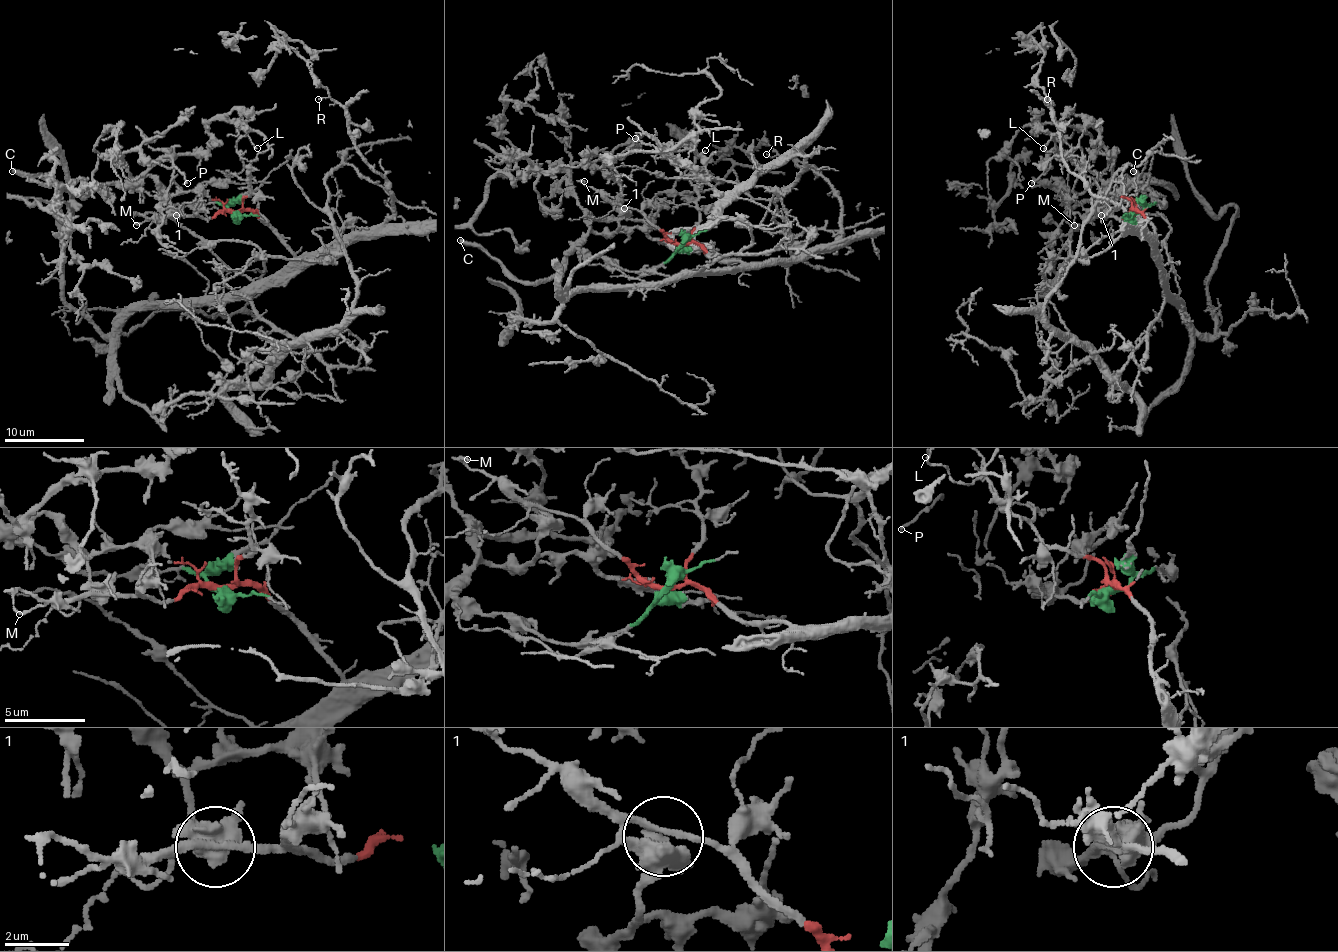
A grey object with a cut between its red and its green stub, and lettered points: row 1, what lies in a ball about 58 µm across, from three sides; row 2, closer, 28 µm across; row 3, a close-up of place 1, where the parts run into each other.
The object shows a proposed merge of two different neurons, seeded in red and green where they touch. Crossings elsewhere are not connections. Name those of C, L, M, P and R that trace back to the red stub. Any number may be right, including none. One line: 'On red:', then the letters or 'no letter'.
On red: L, M, R

